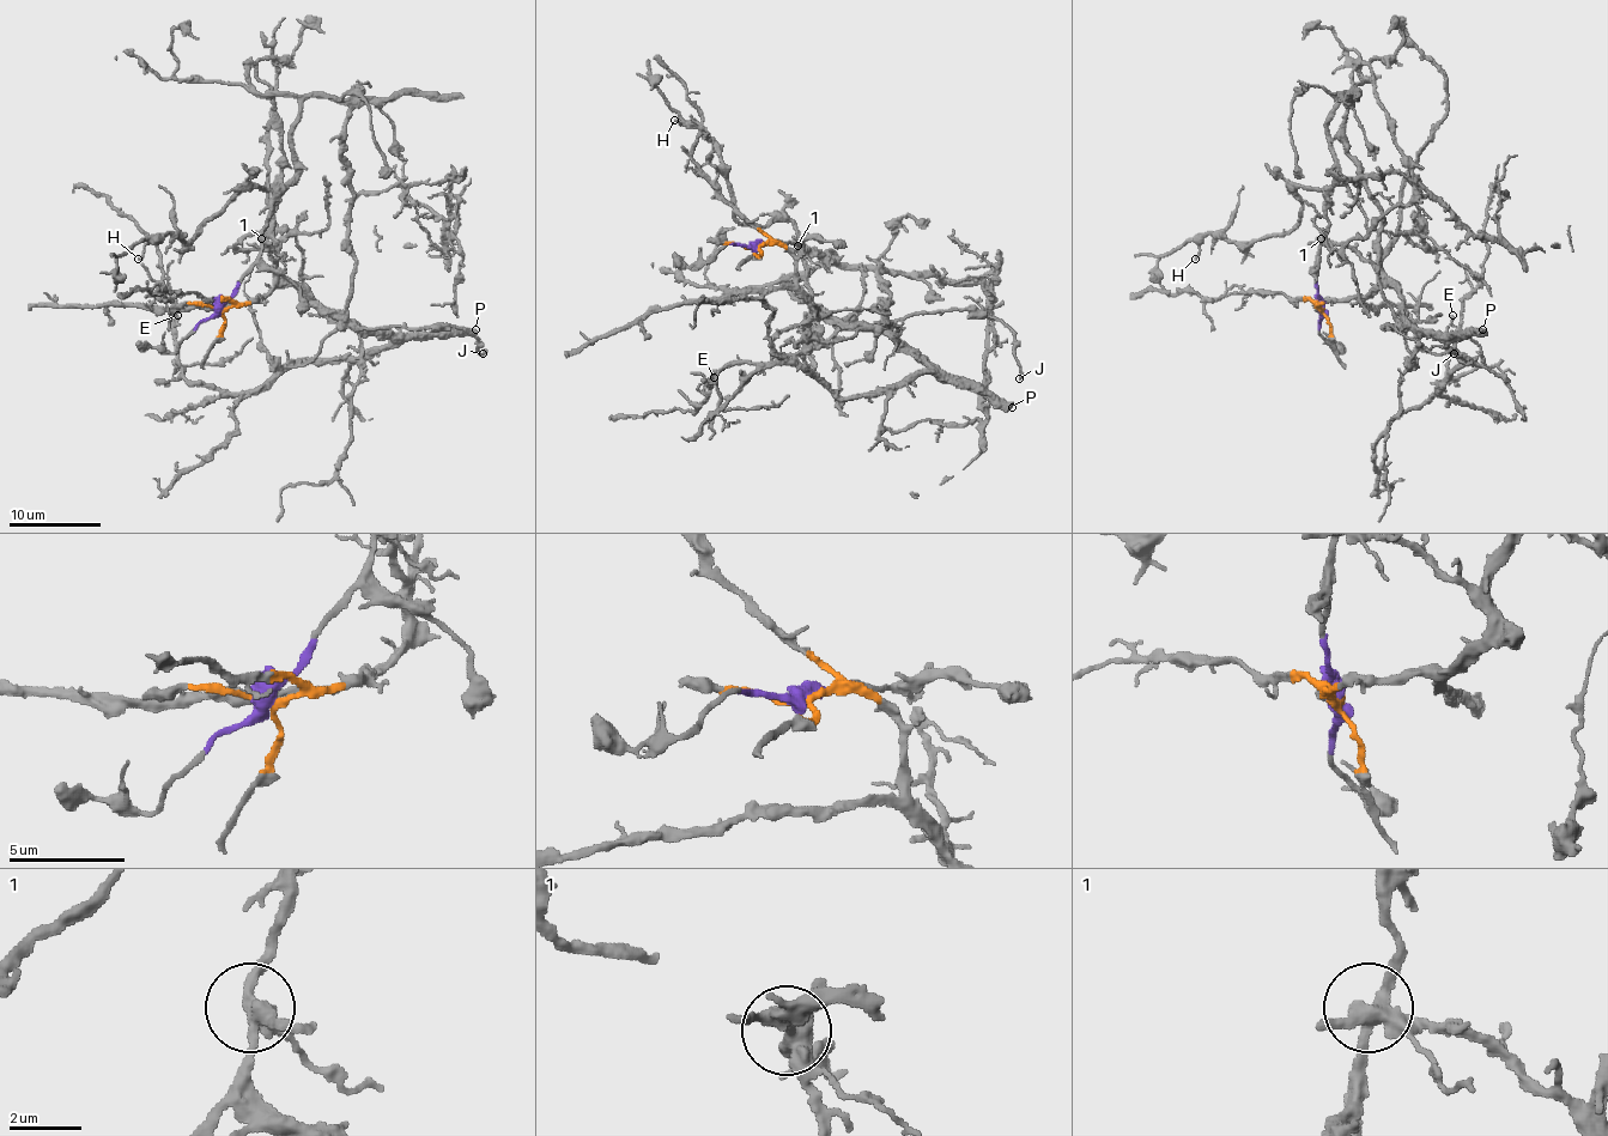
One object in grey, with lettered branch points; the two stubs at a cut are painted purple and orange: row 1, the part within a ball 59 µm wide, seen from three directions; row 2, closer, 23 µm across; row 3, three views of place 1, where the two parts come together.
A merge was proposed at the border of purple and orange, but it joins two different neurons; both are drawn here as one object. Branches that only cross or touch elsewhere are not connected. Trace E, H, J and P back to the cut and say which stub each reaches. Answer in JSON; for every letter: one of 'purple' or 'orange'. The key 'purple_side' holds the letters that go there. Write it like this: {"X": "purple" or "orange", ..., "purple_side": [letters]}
{"E": "orange", "H": "purple", "J": "purple", "P": "orange", "purple_side": ["H", "J"]}

